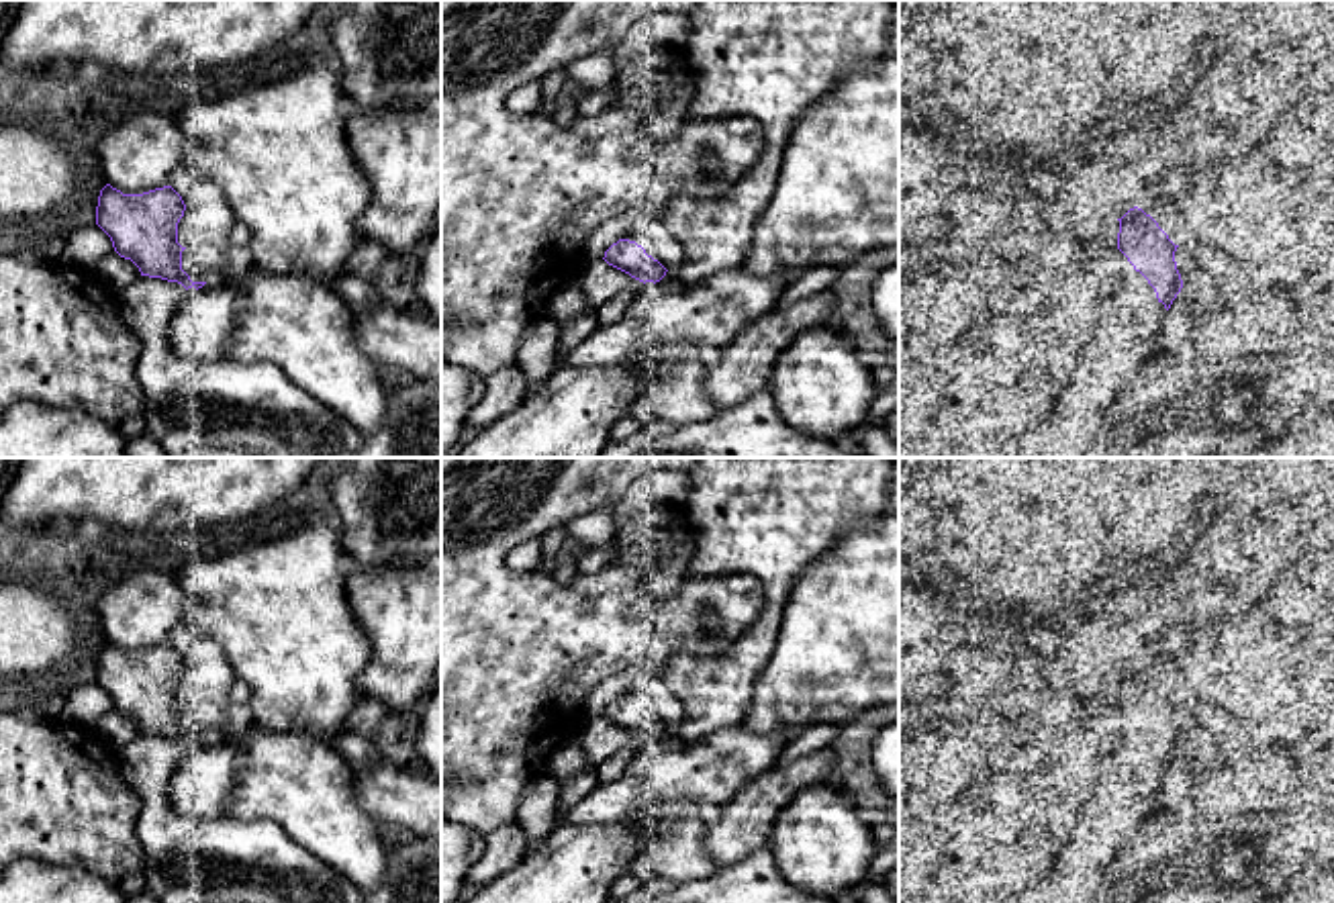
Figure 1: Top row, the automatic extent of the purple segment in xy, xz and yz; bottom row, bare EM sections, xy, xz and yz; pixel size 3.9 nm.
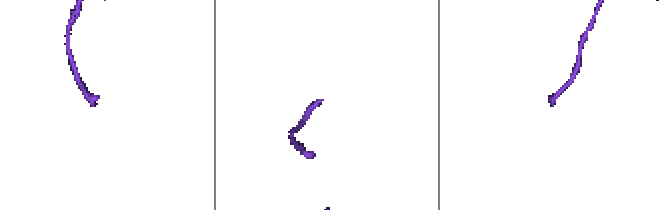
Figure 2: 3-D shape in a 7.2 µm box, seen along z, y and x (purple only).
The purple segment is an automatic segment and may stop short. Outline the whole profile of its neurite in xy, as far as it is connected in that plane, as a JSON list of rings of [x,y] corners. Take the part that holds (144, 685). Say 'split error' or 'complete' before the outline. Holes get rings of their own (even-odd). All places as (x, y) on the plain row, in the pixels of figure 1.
complete; [[[106,641],[96,664],[96,682],[110,695],[114,709],[131,717],[141,733],[178,740],[186,748],[202,746],[182,727],[178,680],[186,662],[172,646],[155,646],[143,652],[123,652]]]

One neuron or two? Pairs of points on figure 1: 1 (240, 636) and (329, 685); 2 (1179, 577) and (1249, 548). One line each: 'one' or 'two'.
1: one
2: one

